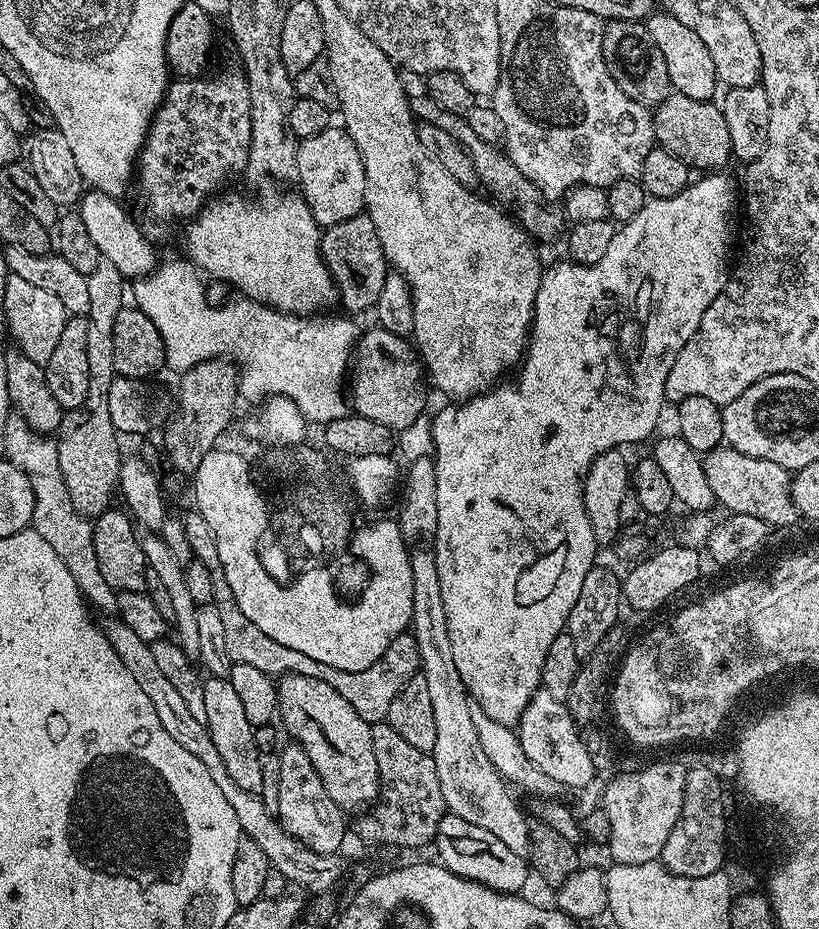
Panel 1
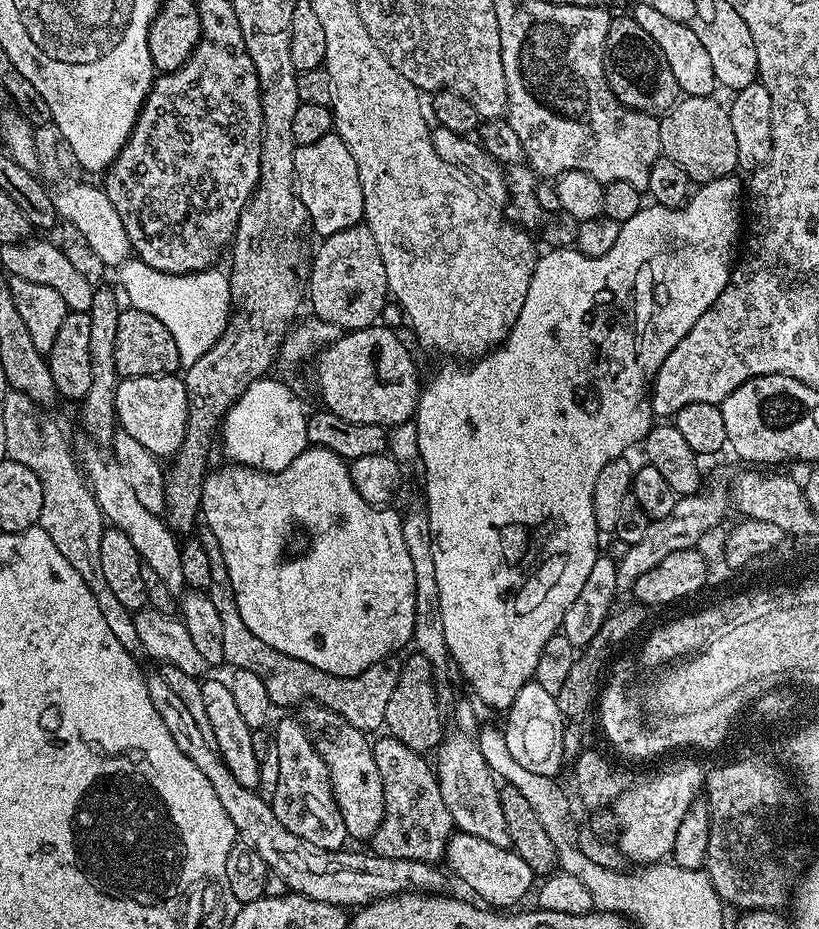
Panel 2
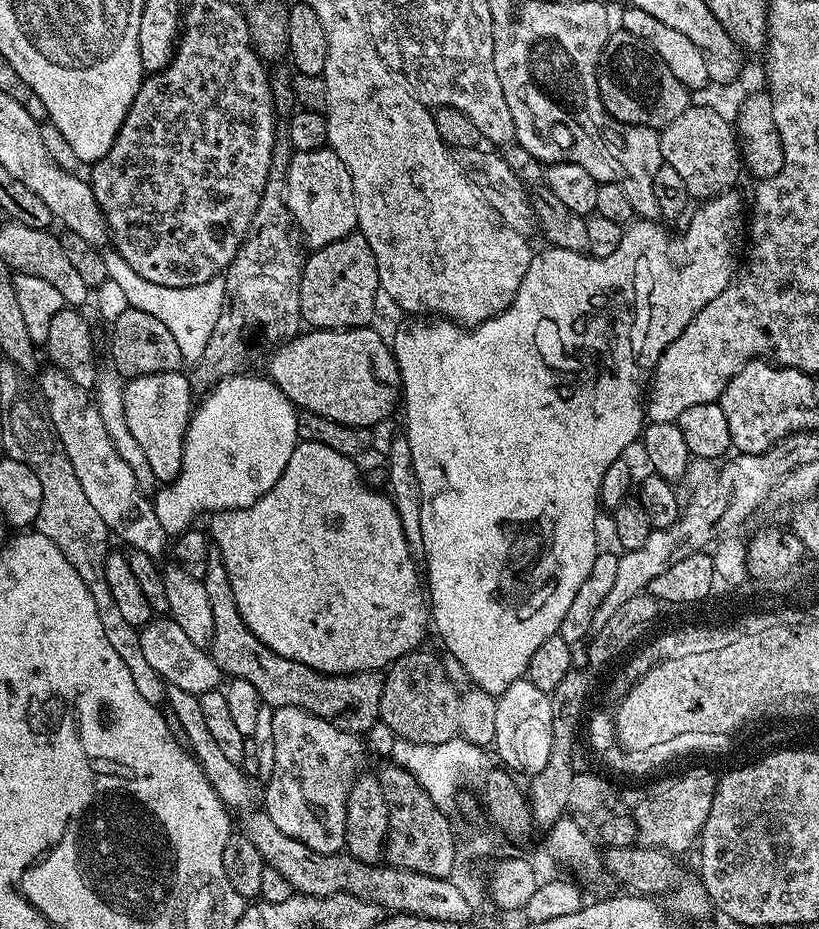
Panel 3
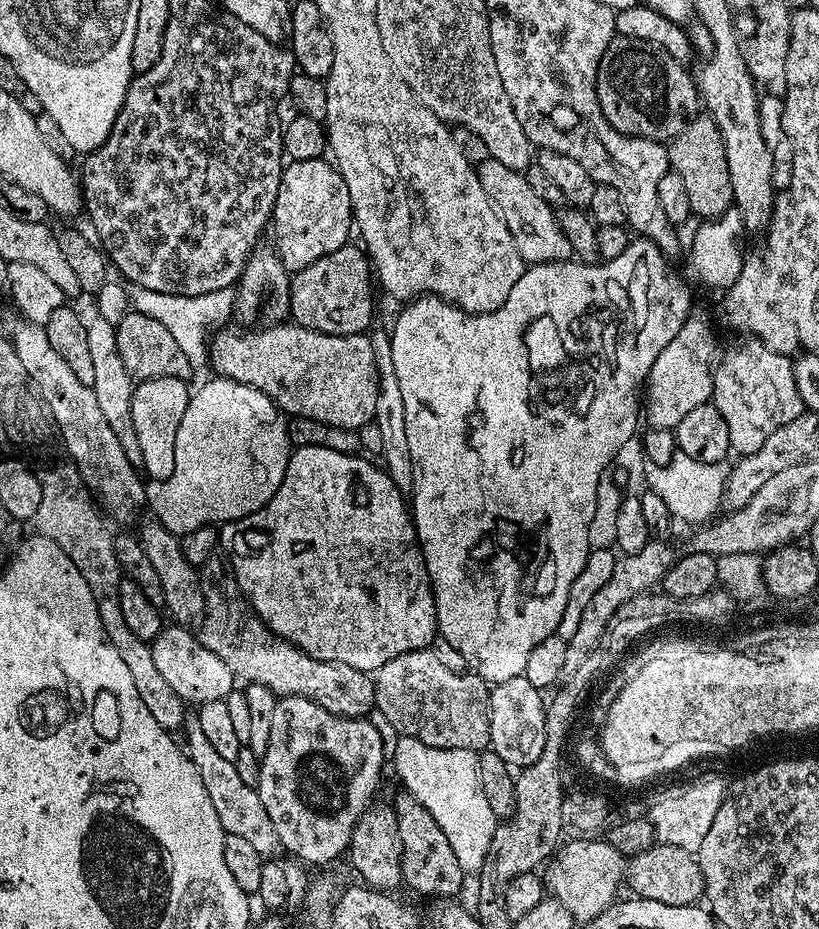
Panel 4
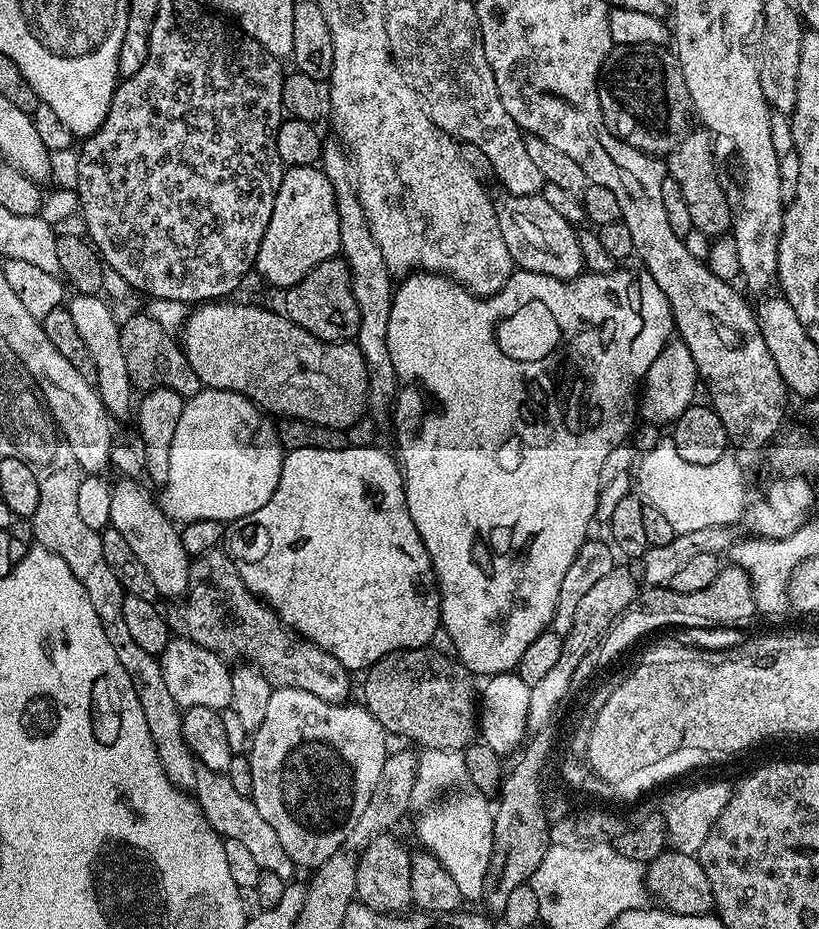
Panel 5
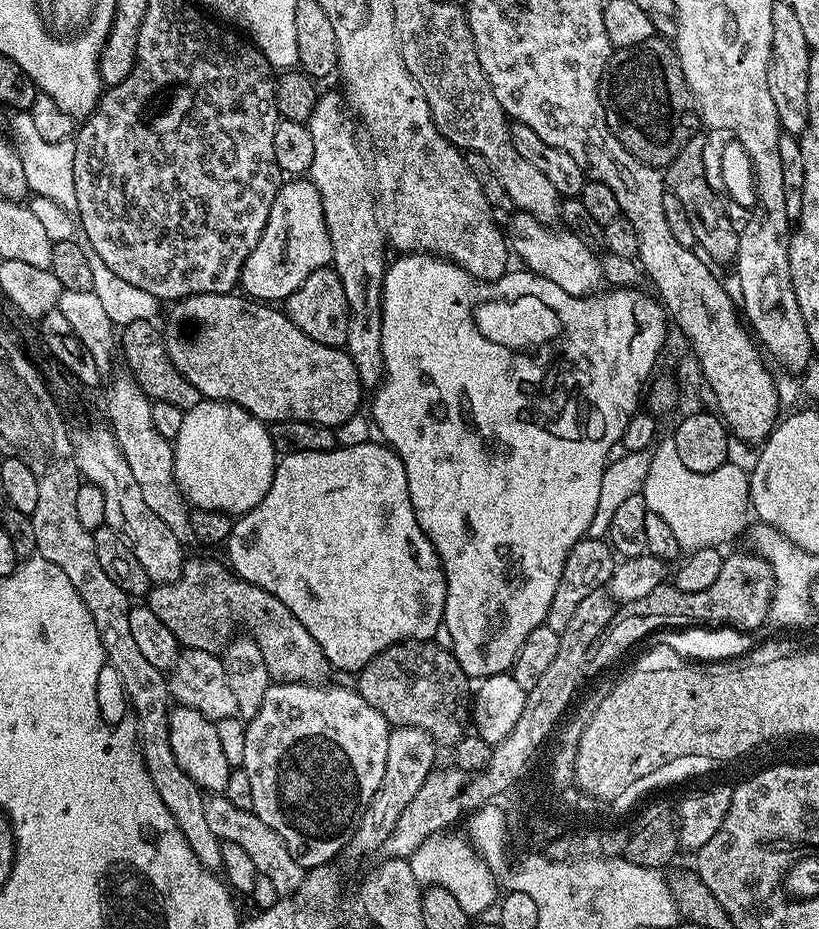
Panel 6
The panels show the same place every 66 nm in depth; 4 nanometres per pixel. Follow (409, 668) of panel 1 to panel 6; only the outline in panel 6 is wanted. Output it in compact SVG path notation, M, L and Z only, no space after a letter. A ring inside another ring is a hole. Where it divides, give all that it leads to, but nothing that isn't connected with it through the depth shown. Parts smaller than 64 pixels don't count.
M185 559L184 569L177 580L149 587L146 606L154 610L155 616L169 628L170 634L174 634L180 645L194 650L219 653L233 639L232 623L241 624L245 628L243 631L261 648L266 670L269 671L272 682L324 686L329 683L328 675L333 675L332 664L326 658L326 654L322 654L322 646L318 646L318 642L310 638L310 630L306 630L306 626L302 626L302 622L298 622L298 618L294 618L294 614L290 614L288 607L278 598L274 598L274 594L246 582L241 576L236 575L227 563Z

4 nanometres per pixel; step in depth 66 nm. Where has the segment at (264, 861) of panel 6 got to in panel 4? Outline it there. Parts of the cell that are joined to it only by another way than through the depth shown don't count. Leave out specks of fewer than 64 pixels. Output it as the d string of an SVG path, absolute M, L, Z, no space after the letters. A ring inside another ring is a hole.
M185 715L182 732L183 735L188 735L188 744L186 743L188 757L194 762L202 778L202 786L206 786L206 794L210 794L210 802L214 802L214 810L218 813L218 820L222 822L225 833L250 842L262 857L275 857L275 852L281 851L278 830L274 830L274 822L270 822L270 814L266 814L266 806L262 806L260 793L255 787L242 782L233 761L222 758L222 754L218 754L218 750L210 746L206 734L202 734L199 715Z

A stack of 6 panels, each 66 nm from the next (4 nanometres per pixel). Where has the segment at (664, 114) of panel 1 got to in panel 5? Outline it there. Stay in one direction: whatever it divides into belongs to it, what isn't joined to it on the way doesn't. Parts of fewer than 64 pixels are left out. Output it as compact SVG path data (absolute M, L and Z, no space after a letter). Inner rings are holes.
M689 131L688 137L666 157L666 172L671 179L682 186L682 194L686 197L686 207L690 209L692 227L697 233L707 238L720 238L724 232L733 227L734 208L728 205L728 196L720 185L720 176L716 173L716 152L712 149L713 137L707 131Z

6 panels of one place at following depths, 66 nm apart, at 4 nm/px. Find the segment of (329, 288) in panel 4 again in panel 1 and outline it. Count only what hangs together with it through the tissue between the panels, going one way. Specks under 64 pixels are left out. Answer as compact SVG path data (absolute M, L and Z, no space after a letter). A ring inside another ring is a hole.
M361 214L323 229L320 252L323 253L324 264L336 283L339 303L344 303L344 308L348 311L345 313L356 314L352 312L364 312L367 308L368 311L375 309L382 294L382 286L386 286L390 265L384 257L378 230L374 230L371 218Z

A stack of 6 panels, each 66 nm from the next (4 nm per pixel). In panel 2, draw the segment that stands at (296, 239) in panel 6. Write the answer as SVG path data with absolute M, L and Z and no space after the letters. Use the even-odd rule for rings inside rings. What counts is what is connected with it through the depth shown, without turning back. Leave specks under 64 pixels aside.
M335 131L318 138L318 142L299 145L294 154L296 186L304 208L308 211L308 220L316 227L317 237L338 234L350 226L361 223L364 218L364 195L358 172L358 162L350 154L350 146L342 142Z

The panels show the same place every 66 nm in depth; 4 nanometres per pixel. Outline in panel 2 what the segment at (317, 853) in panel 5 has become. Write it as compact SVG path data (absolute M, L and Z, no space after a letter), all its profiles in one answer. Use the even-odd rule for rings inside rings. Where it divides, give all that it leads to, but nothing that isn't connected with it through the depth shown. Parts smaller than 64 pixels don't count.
M299 719L278 720L274 724L279 759L278 786L271 802L274 814L278 814L278 822L282 822L290 834L298 834L298 838L306 838L306 842L314 842L314 846L345 847L348 831L332 793L328 767L324 765L314 740L312 744L309 729Z

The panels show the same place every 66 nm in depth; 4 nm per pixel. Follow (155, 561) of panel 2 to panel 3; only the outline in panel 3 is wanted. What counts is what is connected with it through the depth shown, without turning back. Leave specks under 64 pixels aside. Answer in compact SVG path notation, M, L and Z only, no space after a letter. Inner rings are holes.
M51 366L45 368L44 373L39 373L38 387L48 403L54 430L58 430L62 446L66 446L66 458L70 458L70 466L74 466L74 474L78 474L78 482L82 482L82 491L90 506L94 506L98 518L106 522L109 533L129 544L129 549L145 552L154 558L160 558L163 552L165 555L170 548L170 535L158 522L149 493L138 486L130 466L126 466L122 454L114 450L114 442L110 442L110 434L106 434L106 426L102 426L102 414L98 414L89 389L70 382L62 370Z

